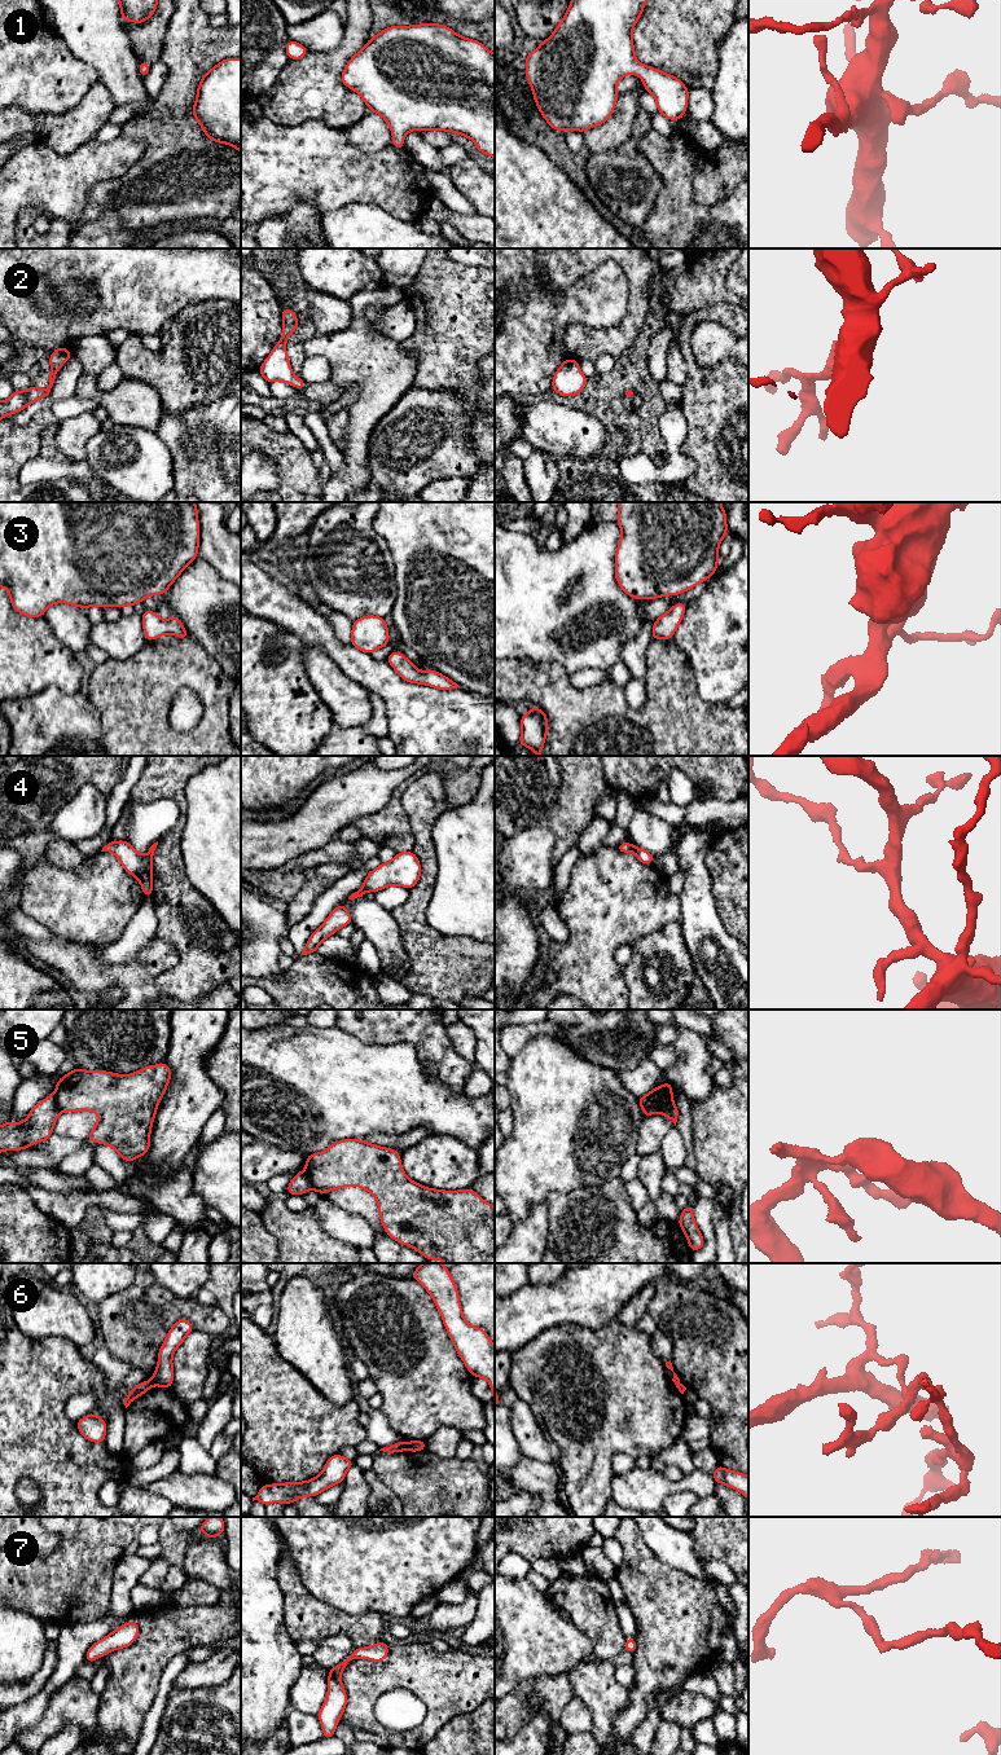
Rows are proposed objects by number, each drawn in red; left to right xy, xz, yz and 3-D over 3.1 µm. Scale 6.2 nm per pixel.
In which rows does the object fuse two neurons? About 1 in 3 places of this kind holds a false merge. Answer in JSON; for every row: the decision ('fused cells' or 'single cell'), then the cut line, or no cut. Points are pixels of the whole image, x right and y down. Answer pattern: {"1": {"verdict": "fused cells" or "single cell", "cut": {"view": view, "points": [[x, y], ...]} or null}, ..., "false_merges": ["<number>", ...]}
{"1": {"verdict": "single cell", "cut": null}, "2": {"verdict": "single cell", "cut": null}, "3": {"verdict": "single cell", "cut": null}, "4": {"verdict": "single cell", "cut": null}, "5": {"verdict": "fused cells", "cut": {"view": "xz", "points": [[304, 1170], [314, 1188]]}}, "6": {"verdict": "fused cells", "cut": {"view": "xz", "points": [[405, 1443], [408, 1448]]}}, "7": {"verdict": "single cell", "cut": null}, "false_merges": ["5", "6"]}

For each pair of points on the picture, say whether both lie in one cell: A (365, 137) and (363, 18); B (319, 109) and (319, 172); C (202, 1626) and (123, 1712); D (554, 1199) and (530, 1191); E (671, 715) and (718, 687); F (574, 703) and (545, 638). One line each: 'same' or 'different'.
A: different
B: different
C: same
D: different
E: different
F: different

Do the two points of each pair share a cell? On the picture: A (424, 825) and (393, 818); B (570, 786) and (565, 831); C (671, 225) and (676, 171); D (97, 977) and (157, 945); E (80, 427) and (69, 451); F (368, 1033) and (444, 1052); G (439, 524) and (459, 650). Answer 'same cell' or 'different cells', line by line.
A: different cells
B: same cell
C: same cell
D: same cell
E: same cell
F: same cell
G: same cell

